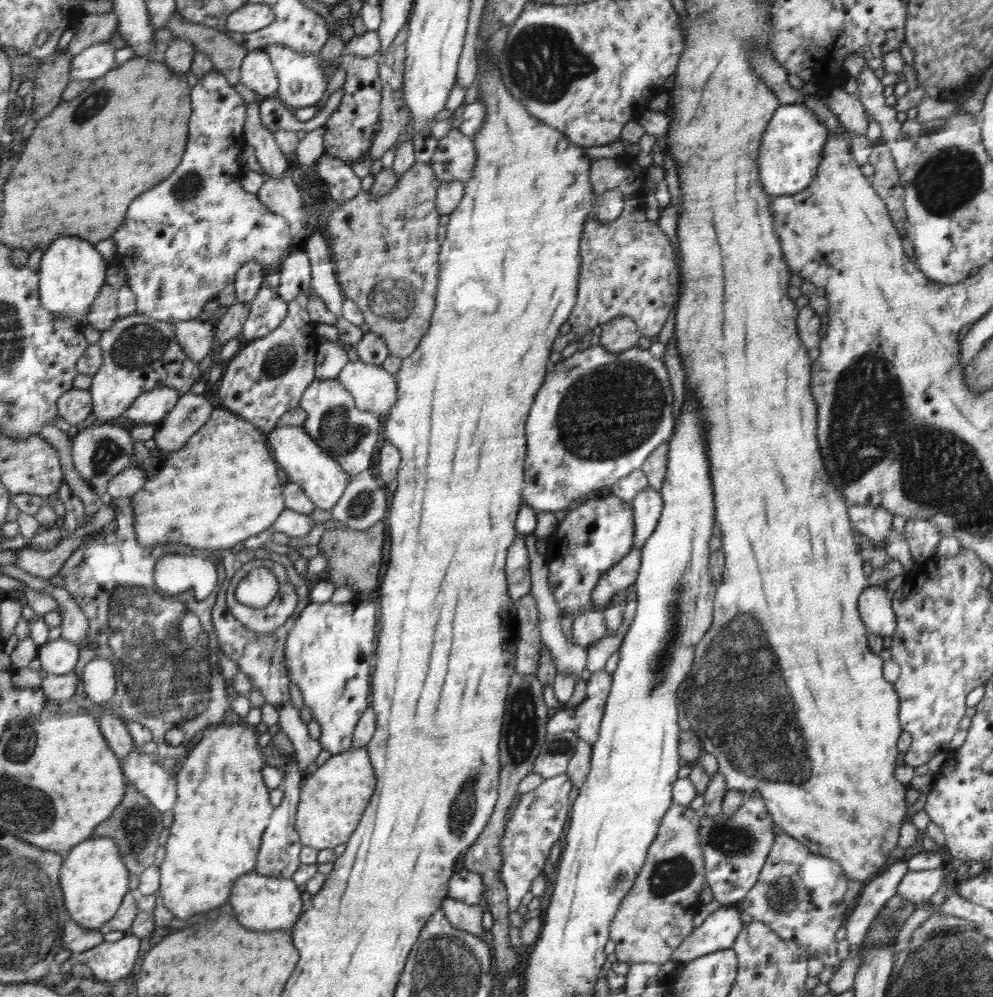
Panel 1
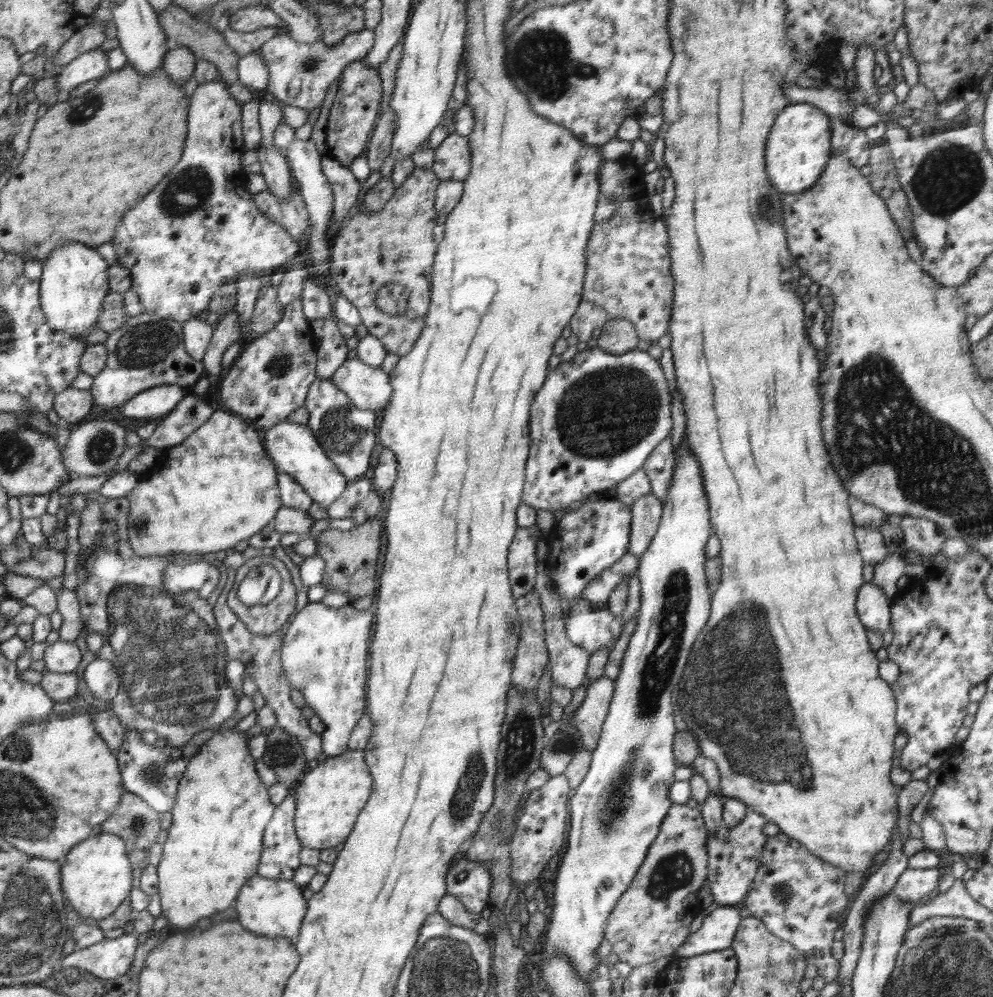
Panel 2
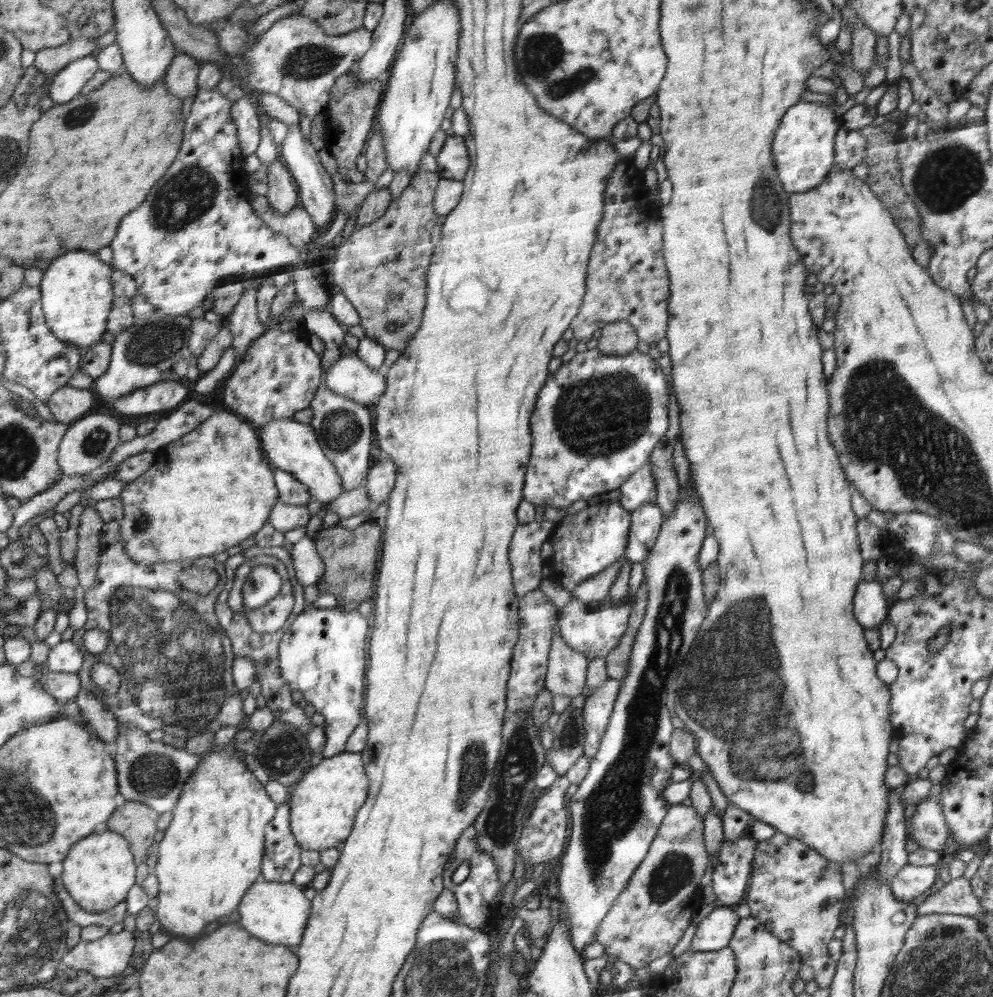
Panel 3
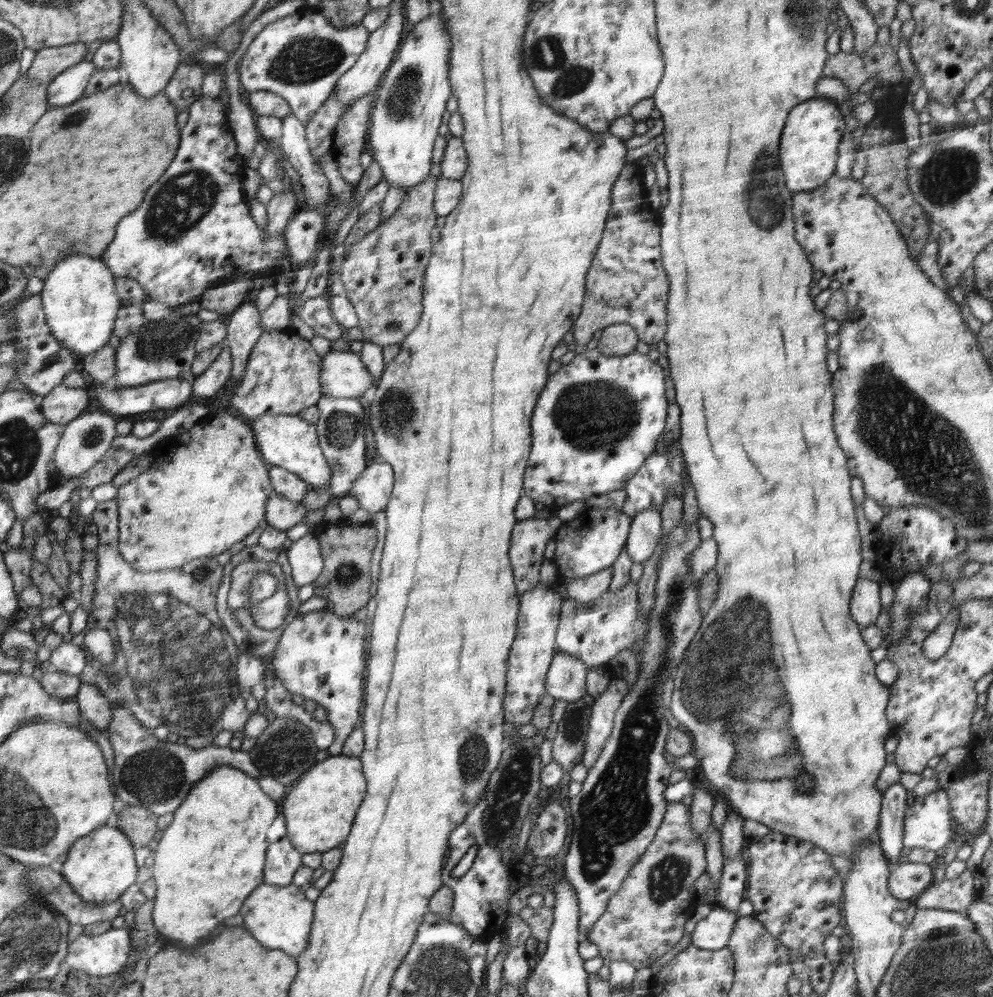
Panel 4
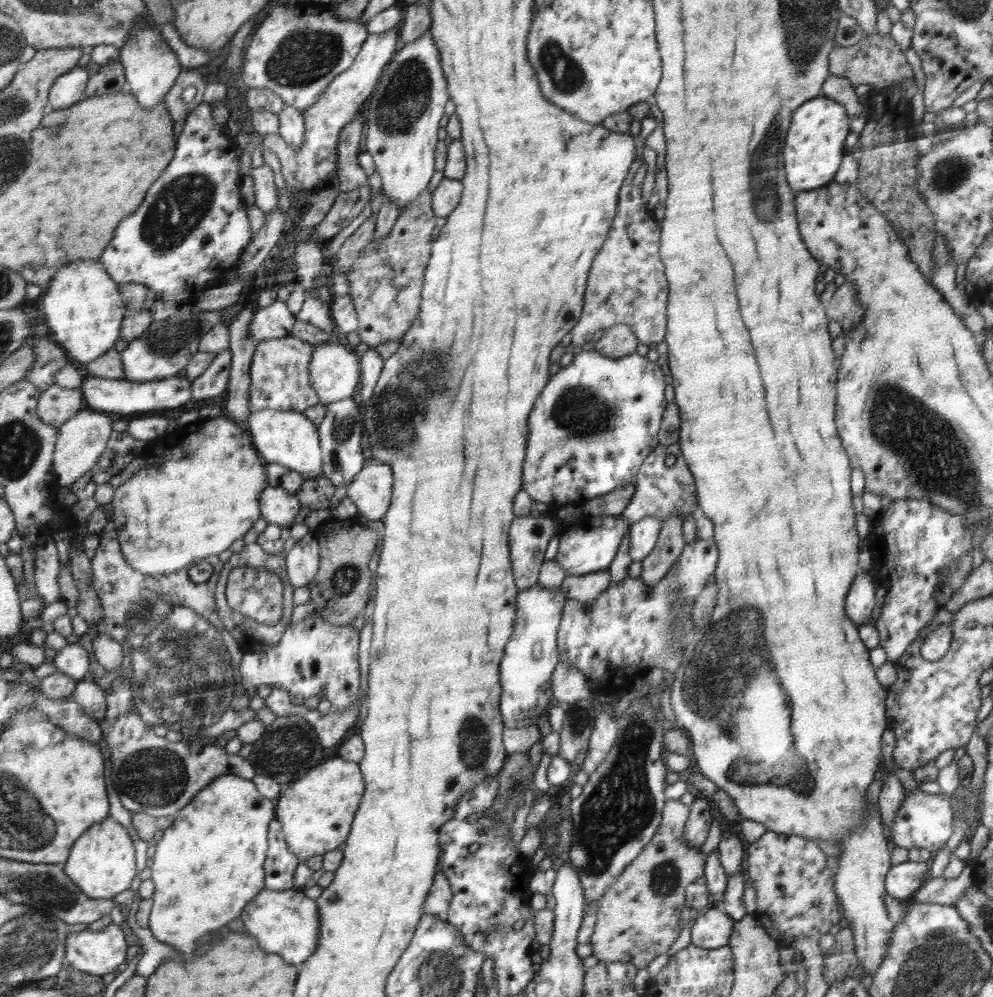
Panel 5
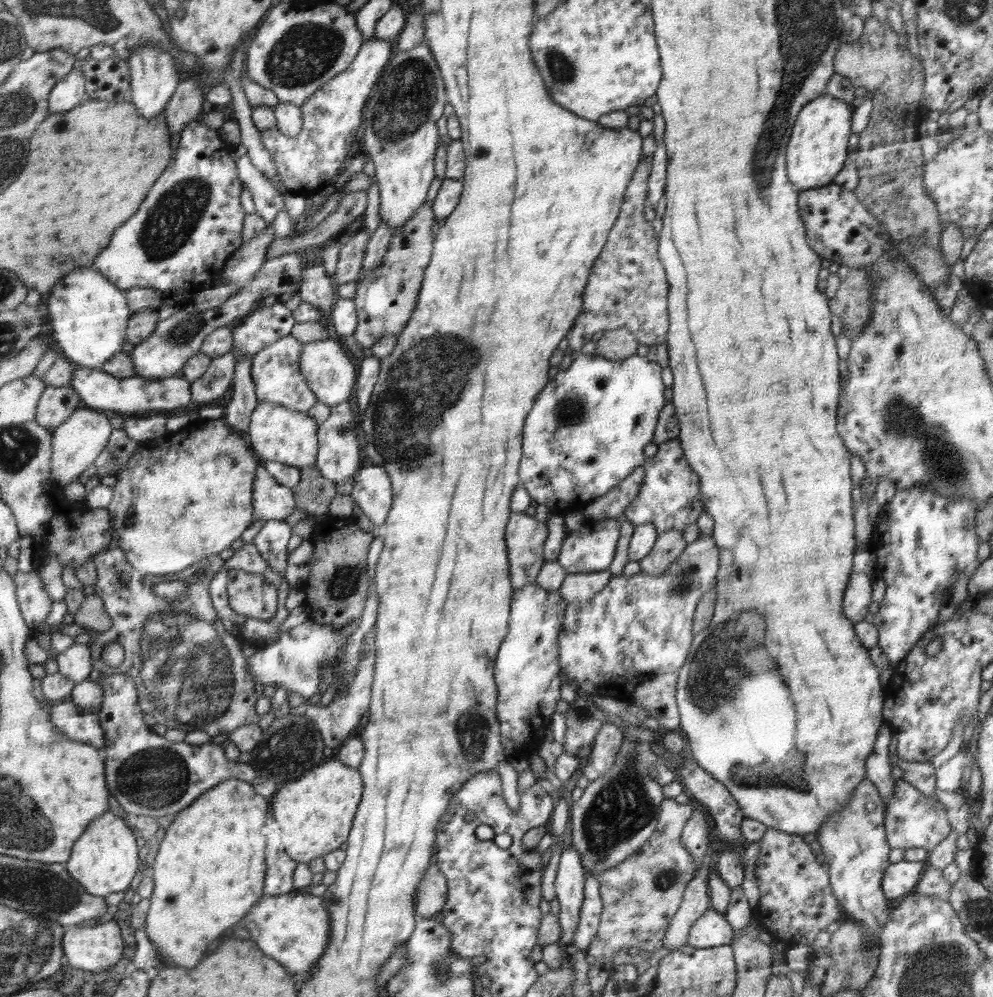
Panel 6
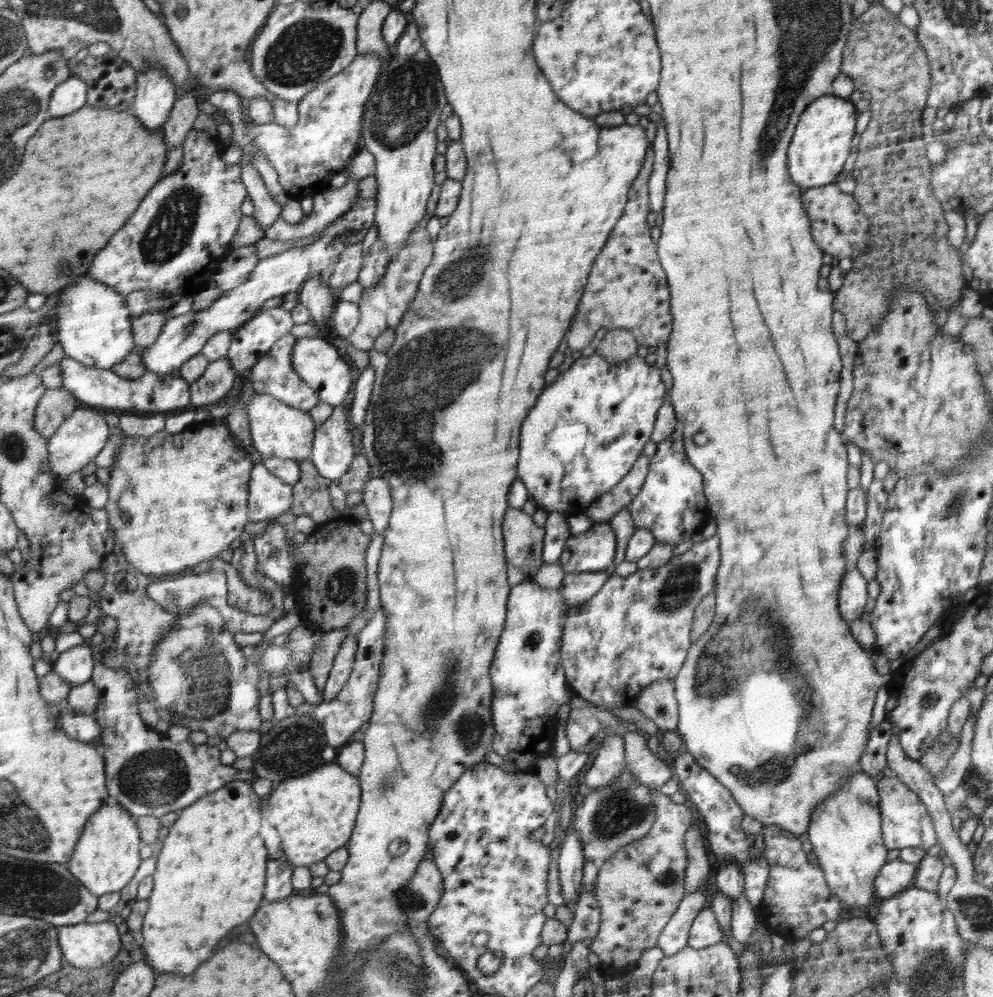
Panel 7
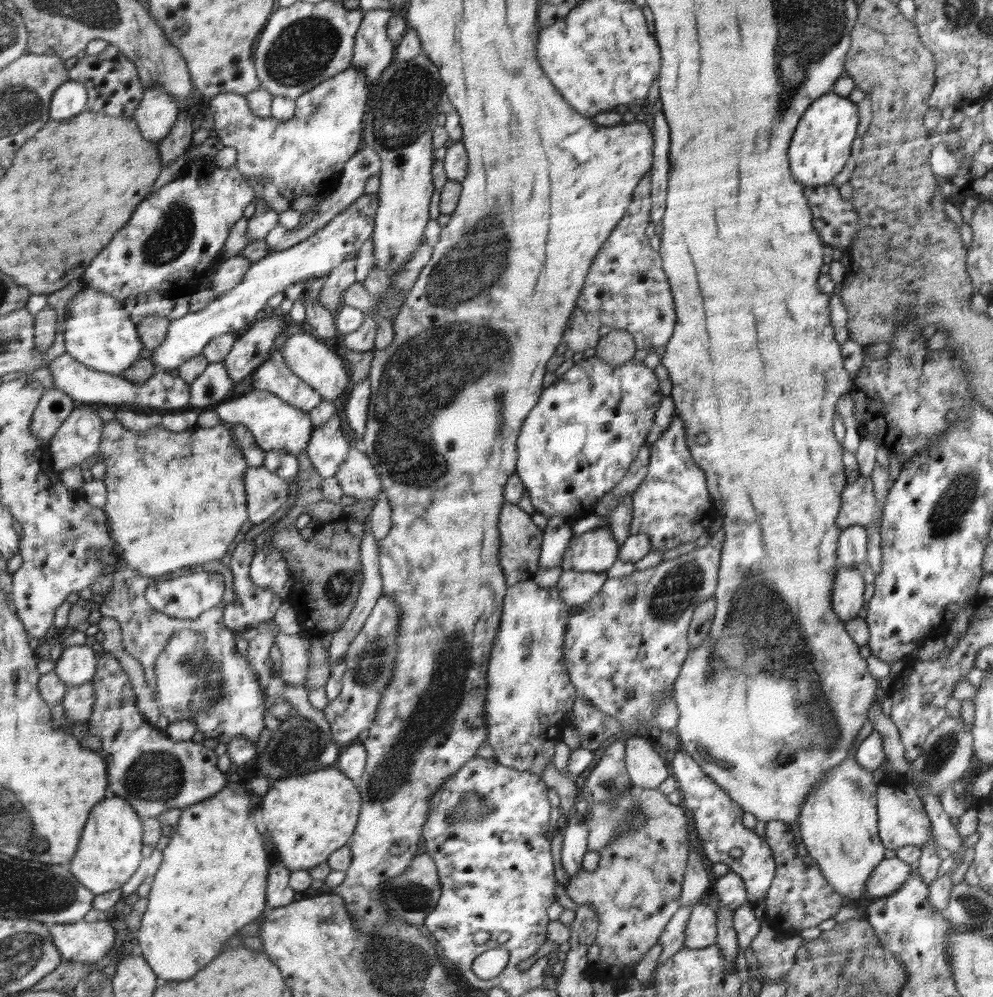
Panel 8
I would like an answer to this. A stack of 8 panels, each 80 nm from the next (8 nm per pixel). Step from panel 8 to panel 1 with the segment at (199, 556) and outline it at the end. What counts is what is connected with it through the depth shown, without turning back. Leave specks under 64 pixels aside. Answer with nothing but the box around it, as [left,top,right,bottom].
[132,408,286,550]

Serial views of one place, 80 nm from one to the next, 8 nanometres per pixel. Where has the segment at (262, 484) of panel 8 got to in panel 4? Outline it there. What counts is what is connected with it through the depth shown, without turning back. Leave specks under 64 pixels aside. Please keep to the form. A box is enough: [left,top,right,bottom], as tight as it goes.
[267,491,306,531]

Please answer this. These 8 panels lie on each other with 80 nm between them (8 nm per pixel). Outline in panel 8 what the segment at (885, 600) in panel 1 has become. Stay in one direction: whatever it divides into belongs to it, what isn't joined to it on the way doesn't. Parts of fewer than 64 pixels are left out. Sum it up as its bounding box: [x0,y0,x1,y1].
[832,567,865,620]

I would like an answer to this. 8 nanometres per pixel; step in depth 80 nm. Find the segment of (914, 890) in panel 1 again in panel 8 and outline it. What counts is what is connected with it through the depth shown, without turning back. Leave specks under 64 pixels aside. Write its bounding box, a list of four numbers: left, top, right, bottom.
[866,857,911,900]

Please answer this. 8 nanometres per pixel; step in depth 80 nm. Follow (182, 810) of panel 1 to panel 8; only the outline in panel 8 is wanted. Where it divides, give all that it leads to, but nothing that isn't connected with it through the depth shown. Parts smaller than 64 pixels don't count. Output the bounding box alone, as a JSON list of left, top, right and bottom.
[136,779,268,980]

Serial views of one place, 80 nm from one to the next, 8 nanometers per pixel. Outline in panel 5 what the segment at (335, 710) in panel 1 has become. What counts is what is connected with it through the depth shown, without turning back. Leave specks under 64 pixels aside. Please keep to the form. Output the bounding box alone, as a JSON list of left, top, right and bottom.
[243,613,358,710]

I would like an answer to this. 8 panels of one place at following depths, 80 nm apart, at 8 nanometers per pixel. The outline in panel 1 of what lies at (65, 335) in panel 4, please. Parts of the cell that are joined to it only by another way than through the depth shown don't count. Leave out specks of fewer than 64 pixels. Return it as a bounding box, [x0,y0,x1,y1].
[39,236,106,326]

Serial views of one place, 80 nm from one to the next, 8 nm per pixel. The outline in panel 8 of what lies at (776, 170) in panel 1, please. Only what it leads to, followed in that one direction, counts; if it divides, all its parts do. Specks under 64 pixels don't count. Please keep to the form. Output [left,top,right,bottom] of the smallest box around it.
[788,93,859,189]

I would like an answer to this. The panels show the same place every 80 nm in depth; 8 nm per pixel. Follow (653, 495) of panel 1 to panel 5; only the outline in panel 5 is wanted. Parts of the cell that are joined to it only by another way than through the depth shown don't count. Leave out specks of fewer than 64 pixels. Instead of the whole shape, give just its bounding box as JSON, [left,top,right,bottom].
[629,516,662,562]

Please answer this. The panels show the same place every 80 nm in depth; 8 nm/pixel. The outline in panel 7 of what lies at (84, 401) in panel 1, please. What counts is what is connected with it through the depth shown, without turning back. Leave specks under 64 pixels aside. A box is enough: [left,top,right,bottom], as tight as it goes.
[35,387,78,439]

